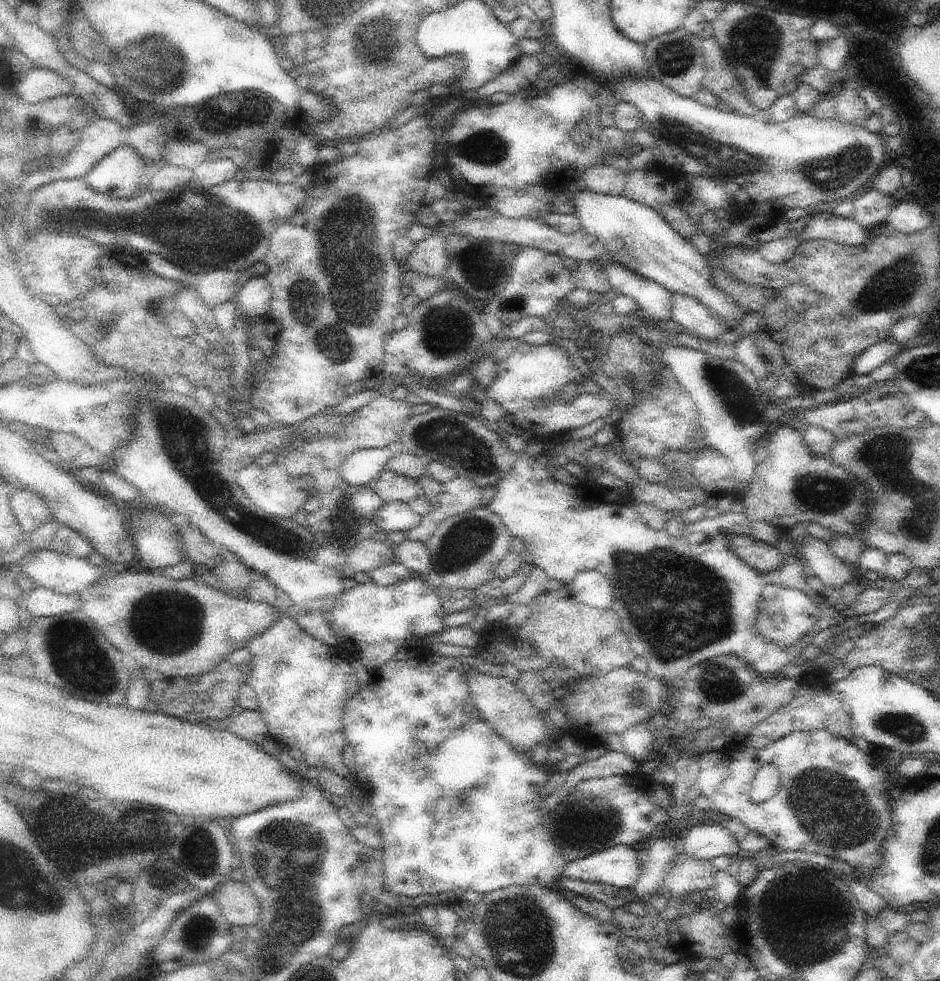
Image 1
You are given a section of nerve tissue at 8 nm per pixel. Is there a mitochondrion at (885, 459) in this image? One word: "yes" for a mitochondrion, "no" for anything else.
yes

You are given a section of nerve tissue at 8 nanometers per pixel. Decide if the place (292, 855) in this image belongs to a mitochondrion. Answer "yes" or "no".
yes

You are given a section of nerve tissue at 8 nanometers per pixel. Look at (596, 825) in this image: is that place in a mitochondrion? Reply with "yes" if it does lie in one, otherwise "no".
yes

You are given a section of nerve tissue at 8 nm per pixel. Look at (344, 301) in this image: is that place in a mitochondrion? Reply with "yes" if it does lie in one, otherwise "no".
yes

